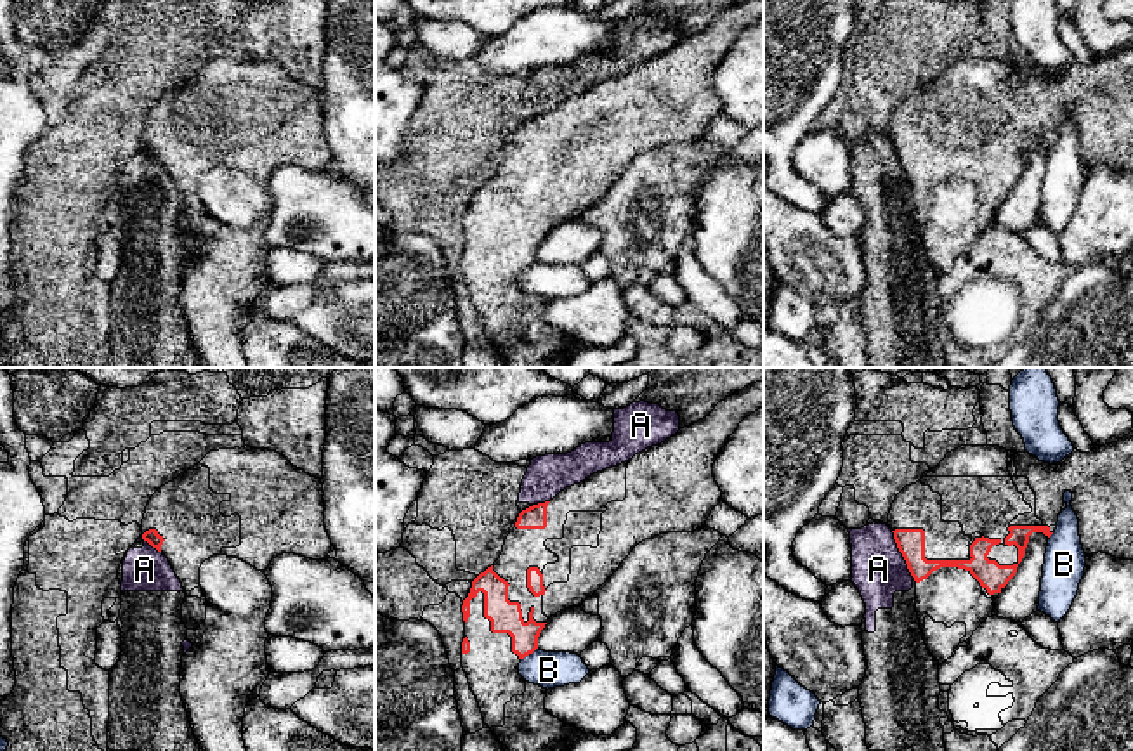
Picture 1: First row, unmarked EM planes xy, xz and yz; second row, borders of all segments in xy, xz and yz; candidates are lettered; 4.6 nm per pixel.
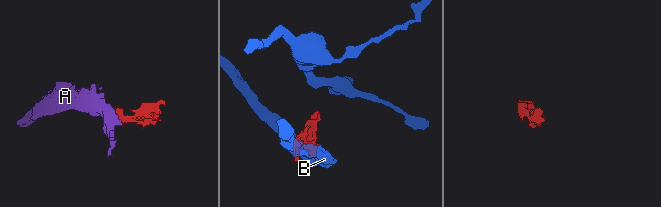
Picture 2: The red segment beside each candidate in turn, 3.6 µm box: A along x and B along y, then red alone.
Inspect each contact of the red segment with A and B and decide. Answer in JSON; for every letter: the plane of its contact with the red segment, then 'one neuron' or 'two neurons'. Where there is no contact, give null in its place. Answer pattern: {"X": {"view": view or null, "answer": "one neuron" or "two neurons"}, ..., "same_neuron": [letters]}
{"A": {"view": "yz", "answer": "two neurons"}, "B": {"view": "xz", "answer": "two neurons"}, "same_neuron": []}

